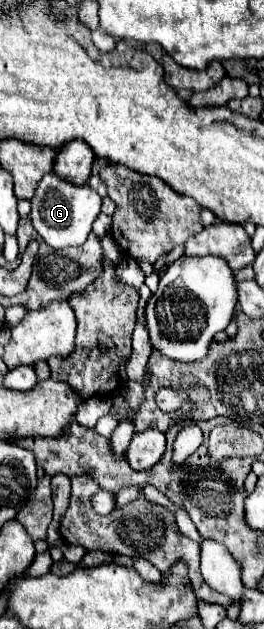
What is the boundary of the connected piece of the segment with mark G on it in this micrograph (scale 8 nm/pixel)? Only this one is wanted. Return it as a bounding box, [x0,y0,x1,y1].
[32,174,102,248]

